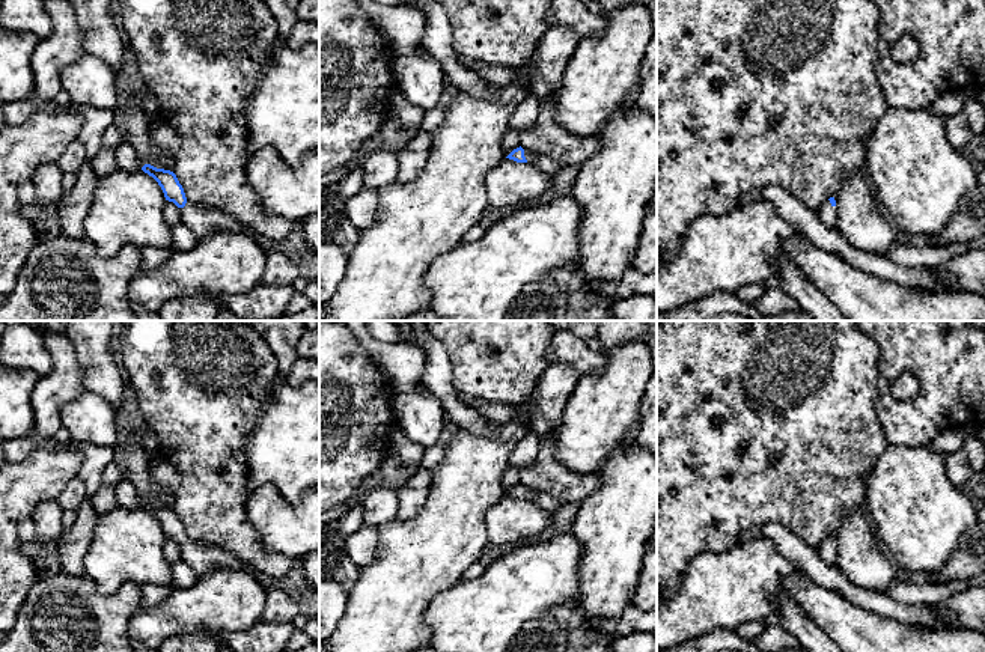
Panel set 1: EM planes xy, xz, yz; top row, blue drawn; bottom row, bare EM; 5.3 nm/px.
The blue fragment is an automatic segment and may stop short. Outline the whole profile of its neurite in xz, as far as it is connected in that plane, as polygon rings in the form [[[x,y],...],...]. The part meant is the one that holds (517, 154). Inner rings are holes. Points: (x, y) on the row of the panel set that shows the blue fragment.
[[[521,146],[514,149],[506,158],[514,160],[517,163],[530,163],[550,176],[557,175],[563,167],[560,163],[554,161],[550,157],[530,155]]]

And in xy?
[[[151,164],[142,167],[161,187],[166,200],[173,202],[181,211],[181,221],[200,239],[218,230],[241,230],[244,226],[233,217],[211,206],[193,205],[187,200],[182,185],[170,170],[157,169]]]

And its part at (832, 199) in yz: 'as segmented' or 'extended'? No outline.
extended

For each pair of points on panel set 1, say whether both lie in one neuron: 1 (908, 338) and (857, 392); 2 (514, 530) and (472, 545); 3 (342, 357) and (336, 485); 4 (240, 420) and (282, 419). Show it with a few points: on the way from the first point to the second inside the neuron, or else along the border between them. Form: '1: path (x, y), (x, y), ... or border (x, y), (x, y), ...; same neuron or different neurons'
1: border (868, 336), (878, 347), (878, 393), (874, 405); different neurons
2: border (496, 505), (487, 512), (487, 541); different neurons
3: path (339, 389), (336, 453); same neuron
4: border (276, 390), (250, 432), (244, 453); different neurons

